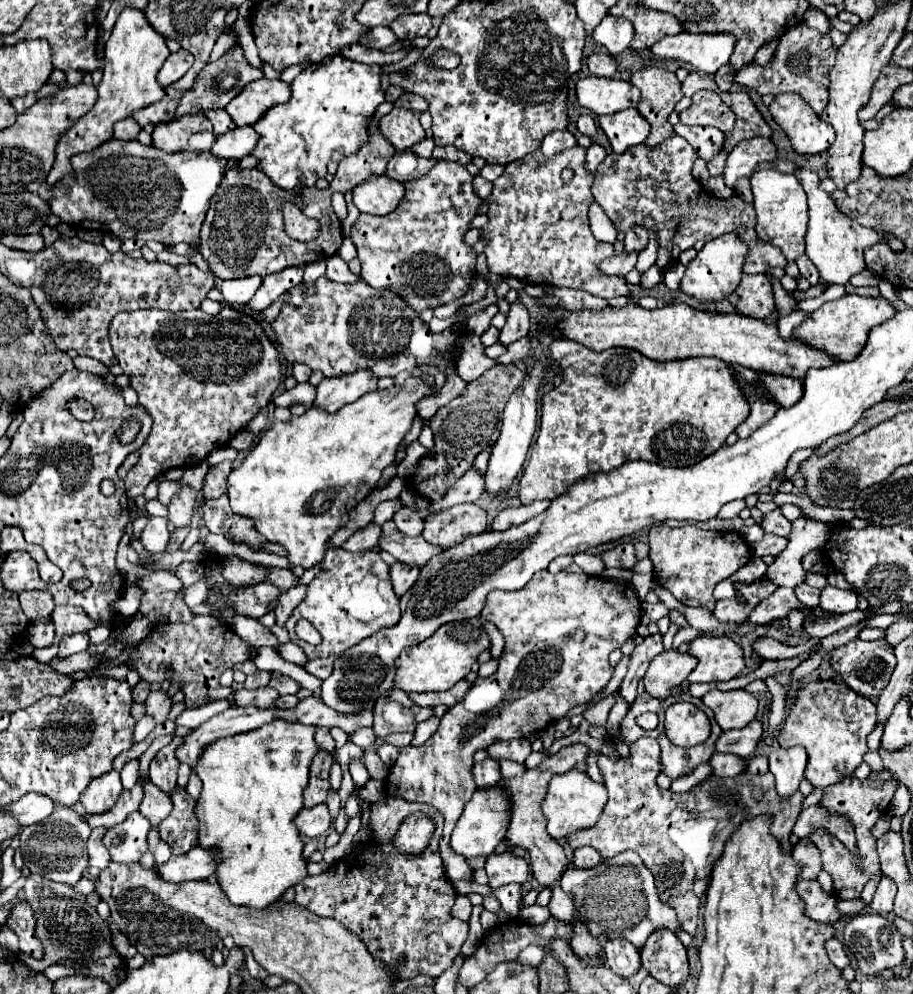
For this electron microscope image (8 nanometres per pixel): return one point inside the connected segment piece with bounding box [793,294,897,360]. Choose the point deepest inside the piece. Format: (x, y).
(841, 327)

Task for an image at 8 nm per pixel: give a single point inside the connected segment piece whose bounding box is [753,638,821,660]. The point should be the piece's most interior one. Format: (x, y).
(766, 648)

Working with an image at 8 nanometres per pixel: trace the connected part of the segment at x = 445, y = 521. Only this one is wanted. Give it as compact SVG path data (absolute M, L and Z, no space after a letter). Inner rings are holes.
M457 504L425 516L423 538L429 544L449 548L467 534L479 534L487 528L487 514L475 504Z

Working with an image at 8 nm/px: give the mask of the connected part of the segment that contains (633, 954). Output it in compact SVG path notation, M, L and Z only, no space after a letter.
M617 938L617 940L607 940L603 944L603 952L605 952L605 964L621 978L629 978L633 976L633 972L637 972L637 968L641 968L641 960L639 960L639 950L633 948L633 944L625 938Z

